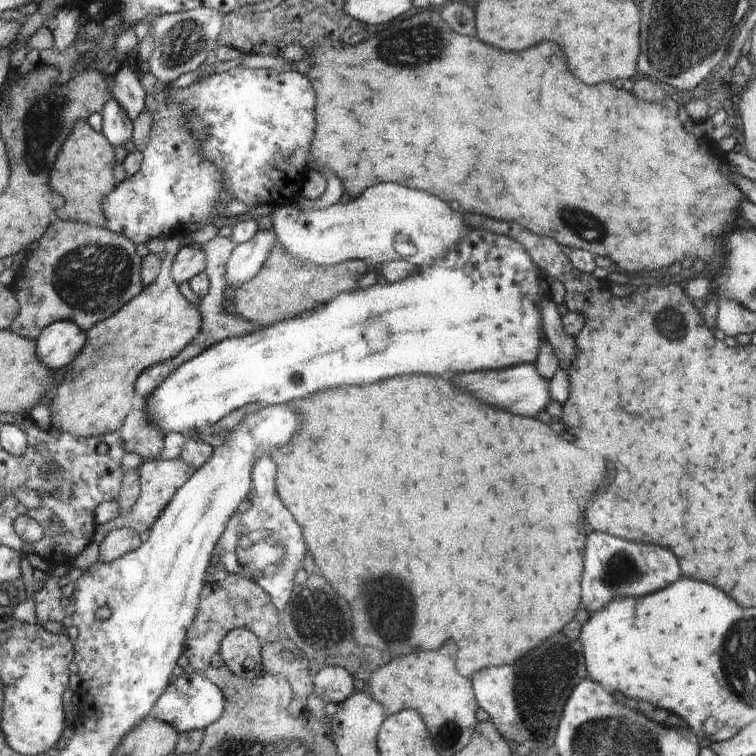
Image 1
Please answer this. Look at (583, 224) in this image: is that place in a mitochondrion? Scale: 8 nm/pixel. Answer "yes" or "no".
yes

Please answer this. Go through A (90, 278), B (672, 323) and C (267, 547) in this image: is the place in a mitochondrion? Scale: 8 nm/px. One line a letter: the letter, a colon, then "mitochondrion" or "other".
A: mitochondrion
B: mitochondrion
C: mitochondrion

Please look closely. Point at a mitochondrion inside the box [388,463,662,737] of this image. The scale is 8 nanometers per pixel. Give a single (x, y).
(620, 569)

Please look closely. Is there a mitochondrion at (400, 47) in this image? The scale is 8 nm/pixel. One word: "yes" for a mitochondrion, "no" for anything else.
yes

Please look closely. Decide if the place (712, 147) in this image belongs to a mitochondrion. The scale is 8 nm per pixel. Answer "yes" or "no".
no

